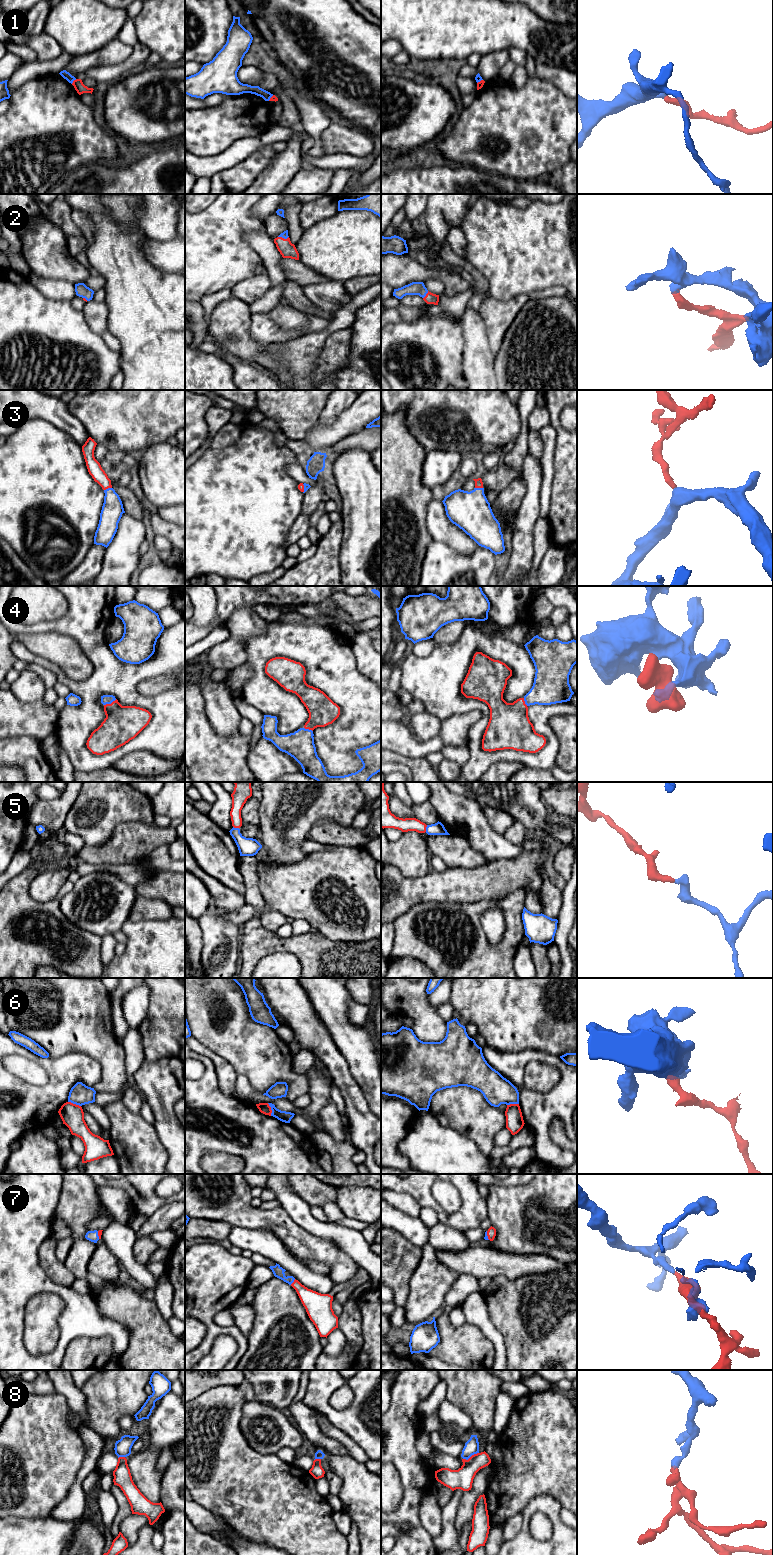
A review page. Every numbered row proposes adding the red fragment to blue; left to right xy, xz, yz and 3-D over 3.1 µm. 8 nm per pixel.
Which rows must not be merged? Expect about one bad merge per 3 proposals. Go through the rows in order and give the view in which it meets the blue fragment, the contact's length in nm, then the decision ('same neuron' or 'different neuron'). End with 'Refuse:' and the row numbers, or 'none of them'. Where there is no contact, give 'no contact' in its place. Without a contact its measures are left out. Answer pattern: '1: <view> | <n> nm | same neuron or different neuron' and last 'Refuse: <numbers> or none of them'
1: xy | 60 nm | different neuron
2: yz | 80 nm | same neuron
3: xy | 70 nm | same neuron
4: xy | 120 nm | same neuron
5: yz | 60 nm | same neuron
6: xy | 110 nm | different neuron
7: xz | 60 nm | same neuron
8: yz | 140 nm | same neuron
Refuse: 1, 6

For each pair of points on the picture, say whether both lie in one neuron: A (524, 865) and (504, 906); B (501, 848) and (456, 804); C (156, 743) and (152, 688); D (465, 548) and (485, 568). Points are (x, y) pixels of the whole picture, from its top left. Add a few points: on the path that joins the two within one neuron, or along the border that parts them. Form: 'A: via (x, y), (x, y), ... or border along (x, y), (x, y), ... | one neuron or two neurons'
A: border along (522, 889), (516, 889), (497, 900), (487, 899) | two neurons
B: via (490, 839), (466, 815) | one neuron
C: border along (137, 685), (143, 694), (174, 689) | two neurons
D: border along (477, 544), (467, 555), (459, 554), (448, 545) | two neurons

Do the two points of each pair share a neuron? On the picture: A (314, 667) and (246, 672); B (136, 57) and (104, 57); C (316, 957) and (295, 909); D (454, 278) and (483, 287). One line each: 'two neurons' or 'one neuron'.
A: two neurons
B: two neurons
C: two neurons
D: two neurons

